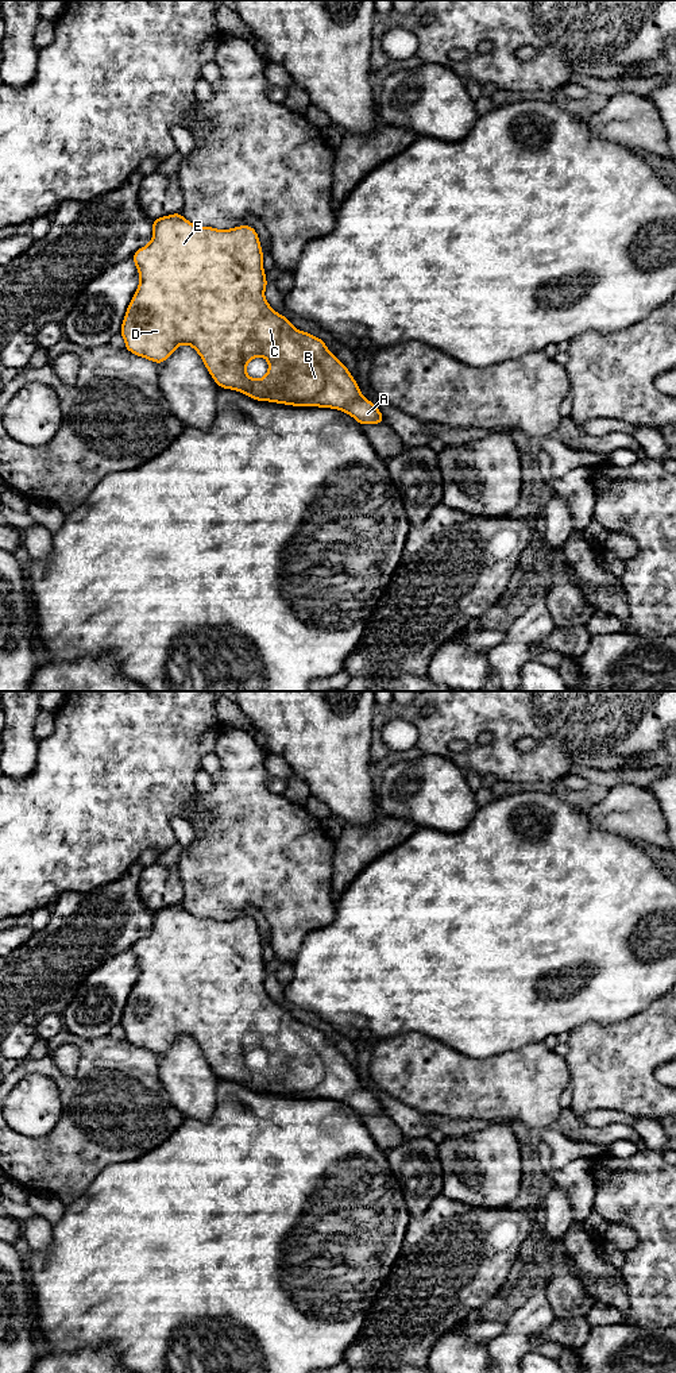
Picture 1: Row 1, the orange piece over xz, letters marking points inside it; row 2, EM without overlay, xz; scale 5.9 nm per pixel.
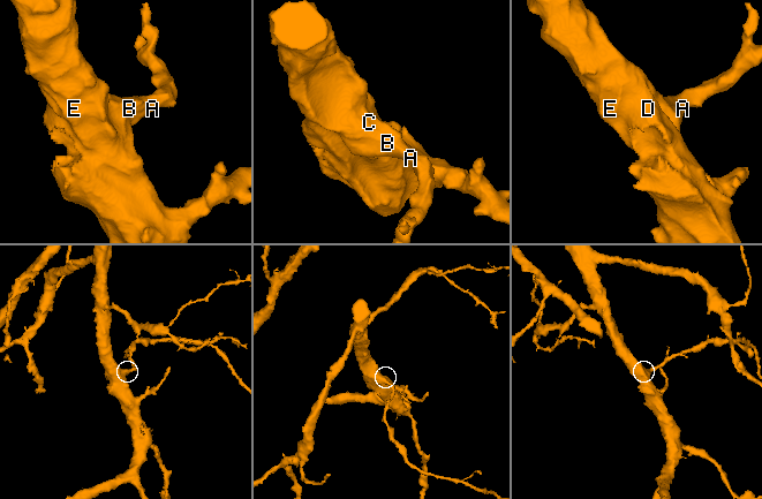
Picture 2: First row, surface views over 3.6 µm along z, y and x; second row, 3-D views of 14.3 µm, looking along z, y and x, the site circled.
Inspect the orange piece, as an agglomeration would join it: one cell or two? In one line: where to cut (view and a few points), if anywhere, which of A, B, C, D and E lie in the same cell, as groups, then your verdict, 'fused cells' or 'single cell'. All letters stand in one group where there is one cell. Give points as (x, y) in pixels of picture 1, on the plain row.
no cut; A B C D E; single cell

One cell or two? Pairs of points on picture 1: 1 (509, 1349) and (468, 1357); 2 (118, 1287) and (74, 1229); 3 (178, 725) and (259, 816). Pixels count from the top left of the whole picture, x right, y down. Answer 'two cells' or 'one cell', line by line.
1: two cells
2: one cell
3: two cells

